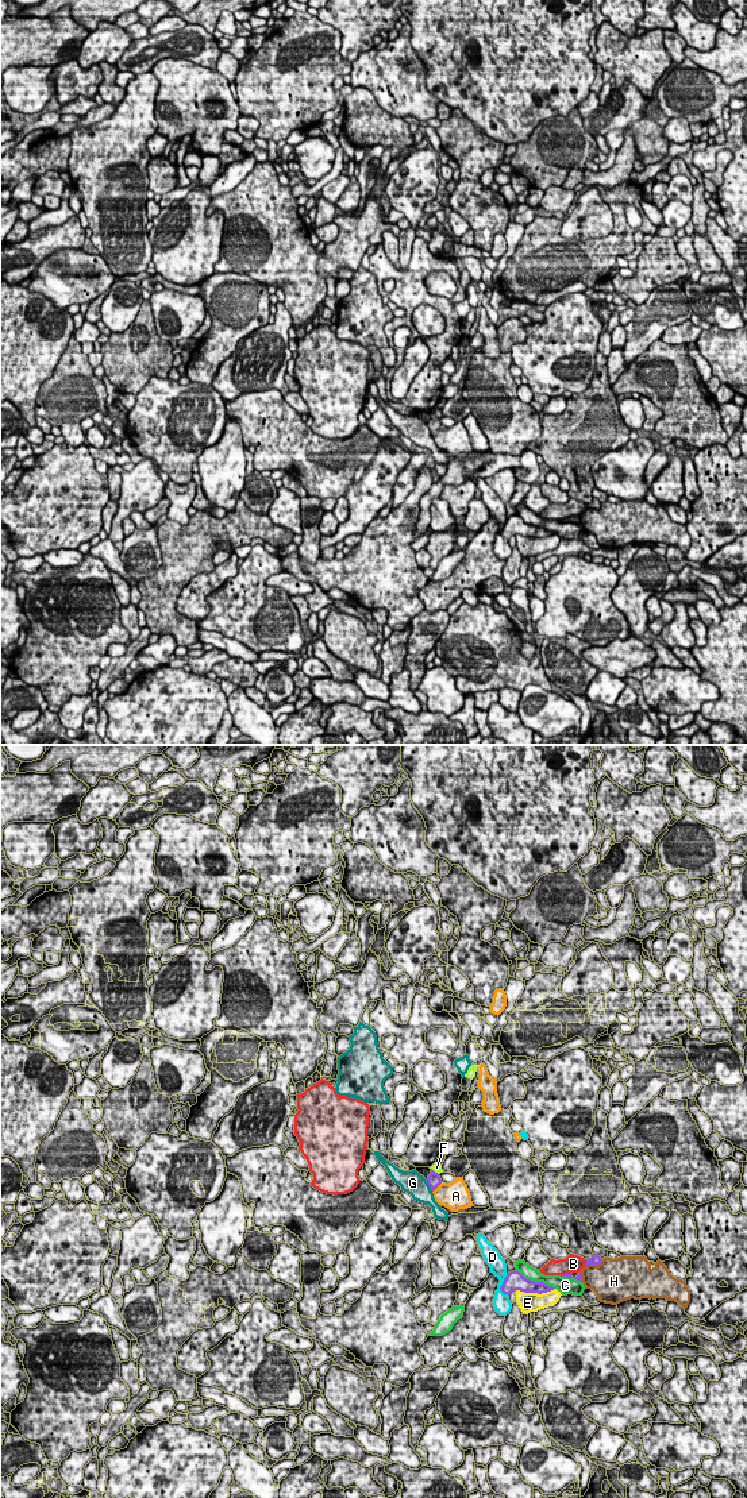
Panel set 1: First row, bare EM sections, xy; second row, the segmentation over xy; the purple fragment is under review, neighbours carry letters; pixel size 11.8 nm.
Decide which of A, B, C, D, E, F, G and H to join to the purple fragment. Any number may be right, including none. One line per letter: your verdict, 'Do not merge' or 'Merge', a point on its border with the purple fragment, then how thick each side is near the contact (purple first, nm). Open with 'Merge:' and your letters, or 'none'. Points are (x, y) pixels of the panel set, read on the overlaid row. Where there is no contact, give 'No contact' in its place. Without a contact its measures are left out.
Merge: none
A: Do not merge. Touches purple at xy (436, 1186). Thickness 160 nm (purple) against 320 nm
B: Do not merge. Touches purple at xy (586, 1262). Thickness 120 nm (purple) against 220 nm
C: Do not merge. Touches purple at xy (536, 1282). Thickness 200 nm (purple) against 160 nm
D: Do not merge. Touches purple at xy (501, 1285). Thickness 240 nm (purple) against 200 nm
E: Do not merge. Touches purple at xy (534, 1292). Thickness 200 nm (purple) against 220 nm
F: Do not merge. Touches purple at xy (434, 1172). Thickness 160 nm (purple) against 120 nm
G: Do not merge. Touches purple at xy (428, 1184). Thickness 160 nm (purple) against 280 nm
H: Do not merge. Touches purple at xy (595, 1263). Thickness 120 nm (purple) against 440 nm

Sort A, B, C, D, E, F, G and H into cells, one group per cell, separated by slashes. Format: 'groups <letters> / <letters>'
groups A / B / C / D / E / F / G / H

